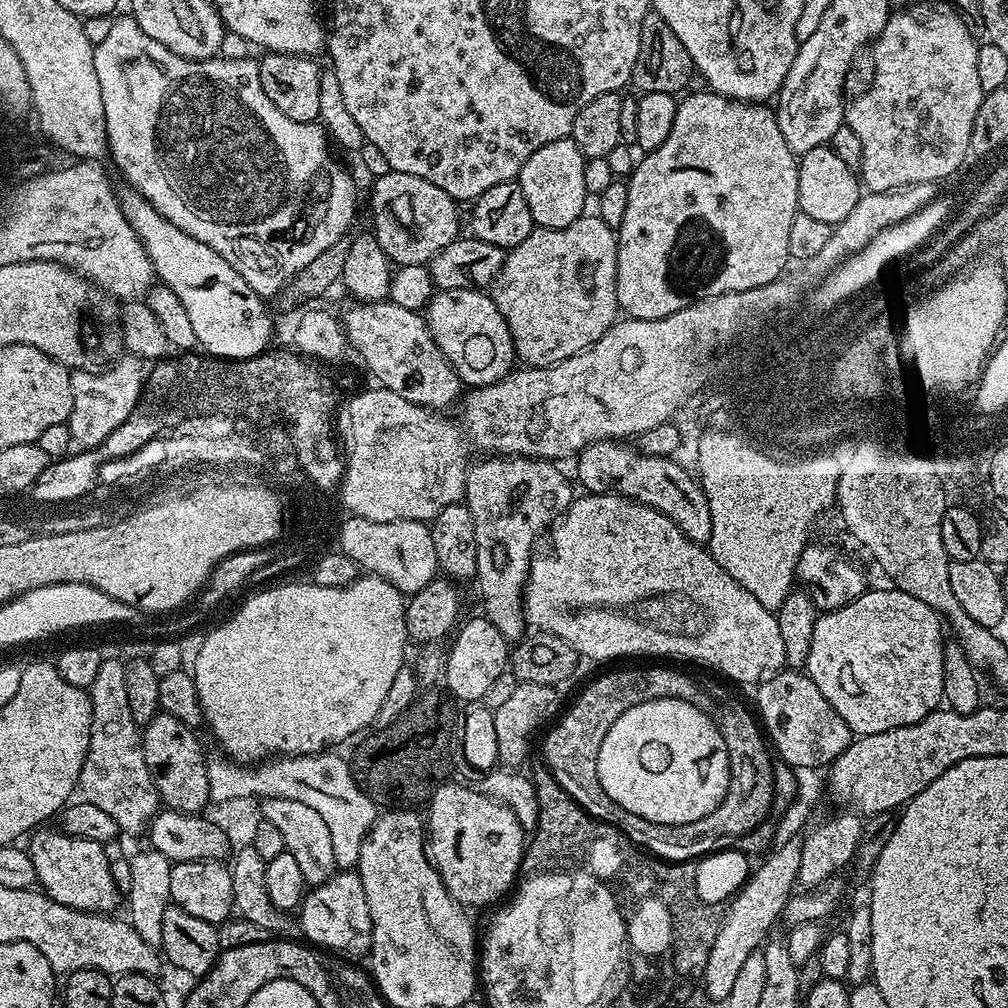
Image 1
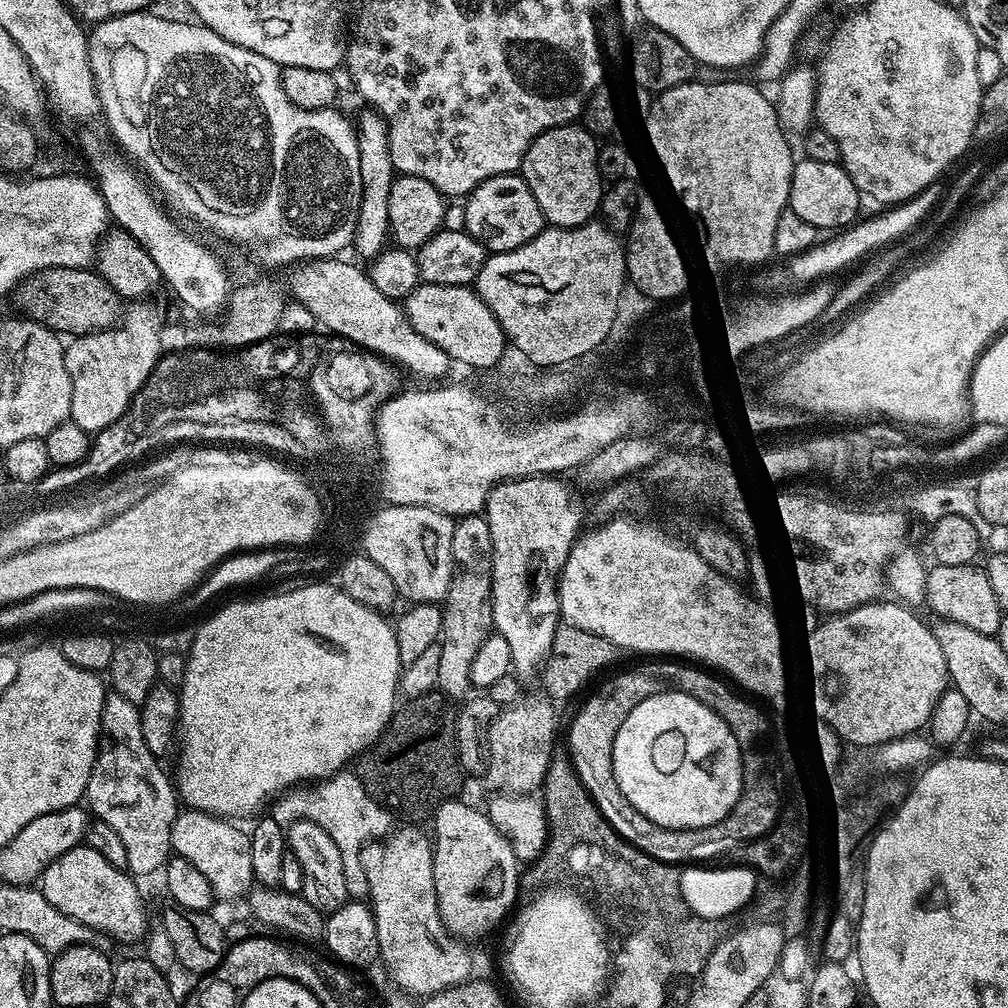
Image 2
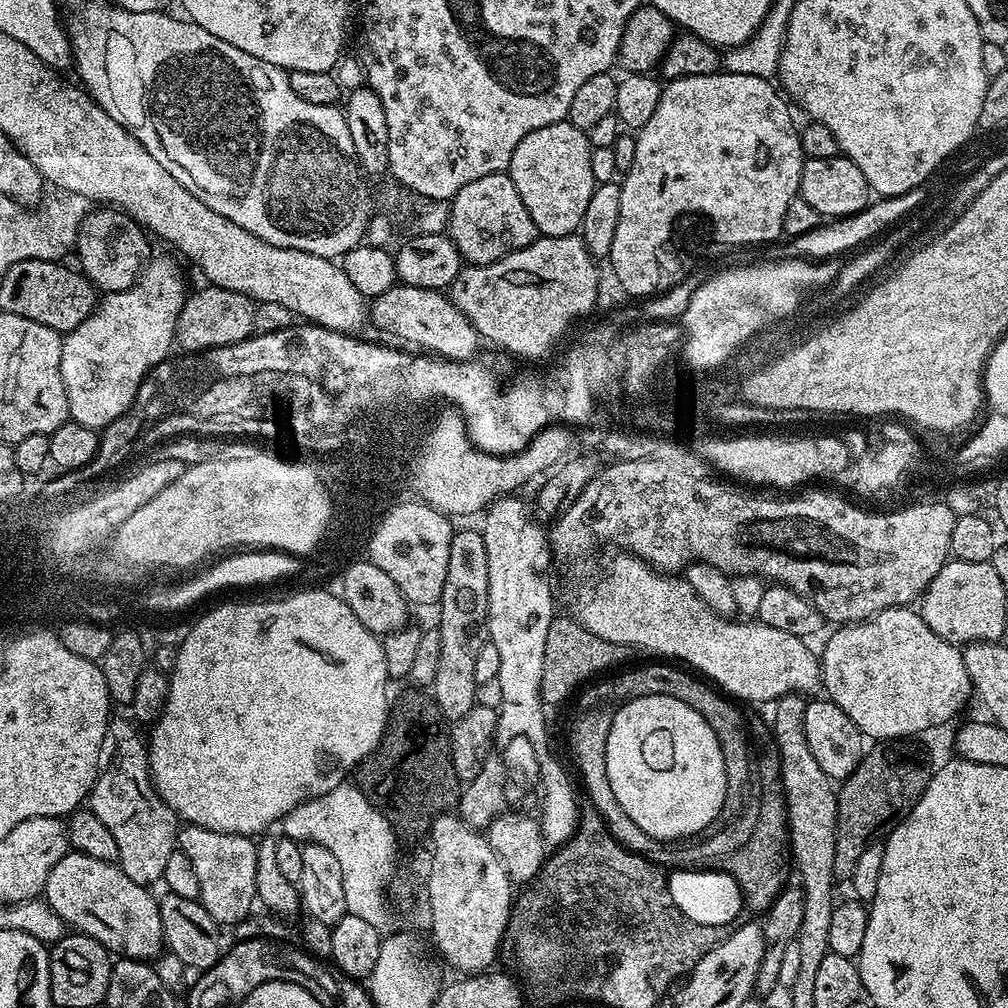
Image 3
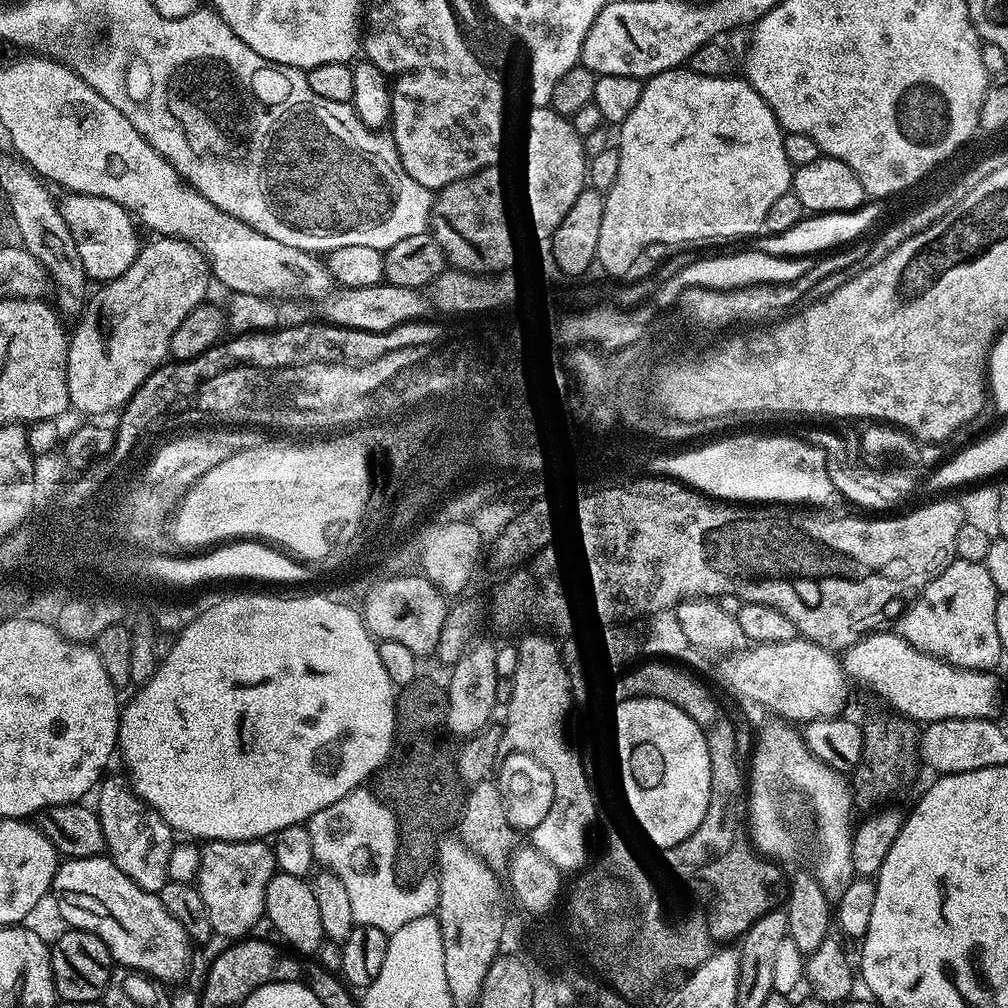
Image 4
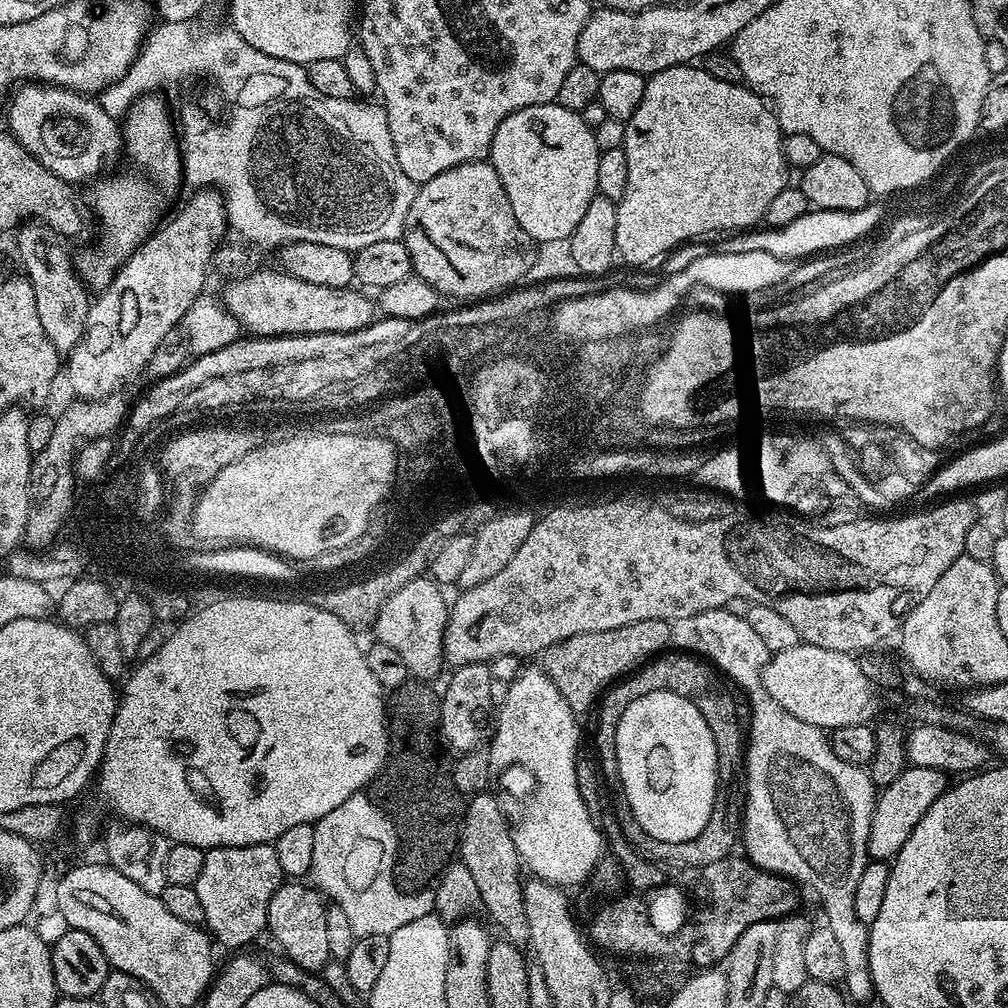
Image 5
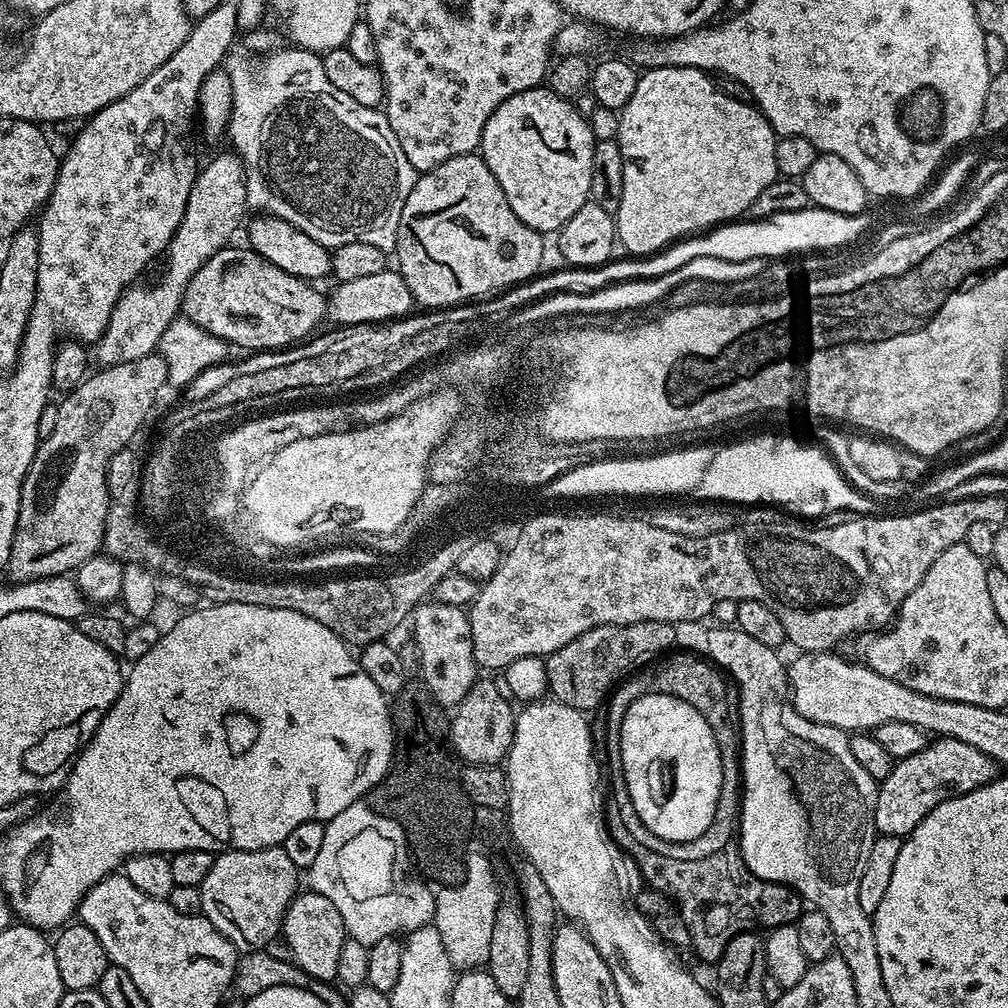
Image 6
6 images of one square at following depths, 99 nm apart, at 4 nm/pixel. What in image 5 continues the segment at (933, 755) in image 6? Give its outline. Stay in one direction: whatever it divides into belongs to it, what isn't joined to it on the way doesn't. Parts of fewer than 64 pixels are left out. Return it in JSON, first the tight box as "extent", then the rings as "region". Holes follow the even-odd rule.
{"extent":[868,767,950,861],"region":[[[905,767],[894,782],[883,785],[879,789],[876,798],[876,809],[872,811],[872,821],[870,822],[870,838],[868,839],[868,854],[872,860],[887,861],[895,857],[901,846],[910,838],[914,826],[934,806],[934,802],[943,792],[948,791],[950,780],[945,773],[933,768],[913,768]]]}

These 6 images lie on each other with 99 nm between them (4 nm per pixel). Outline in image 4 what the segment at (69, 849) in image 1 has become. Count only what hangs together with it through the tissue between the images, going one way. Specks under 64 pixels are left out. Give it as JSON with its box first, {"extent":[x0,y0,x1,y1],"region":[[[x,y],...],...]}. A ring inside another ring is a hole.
{"extent":[50,855,190,982],"region":[[[103,855],[82,858],[81,860],[65,859],[57,867],[52,886],[50,900],[56,903],[60,916],[65,920],[69,929],[81,928],[84,932],[92,932],[110,950],[113,961],[125,968],[136,968],[140,972],[151,976],[153,980],[169,982],[176,980],[188,968],[188,947],[190,941],[188,935],[170,918],[166,906],[162,906],[159,895],[155,892],[142,890],[111,859]]]}

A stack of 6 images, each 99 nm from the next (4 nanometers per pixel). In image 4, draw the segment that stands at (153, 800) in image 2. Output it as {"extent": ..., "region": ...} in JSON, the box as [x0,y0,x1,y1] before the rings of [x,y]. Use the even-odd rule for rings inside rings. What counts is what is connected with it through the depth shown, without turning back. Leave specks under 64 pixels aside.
{"extent":[94,775,174,893],"region":[[[105,775],[98,785],[100,797],[94,803],[94,811],[102,822],[102,834],[107,855],[112,863],[142,890],[160,893],[169,882],[166,862],[170,862],[170,850],[174,843],[172,827],[168,825],[145,800],[141,800],[130,787],[127,775]]]}

